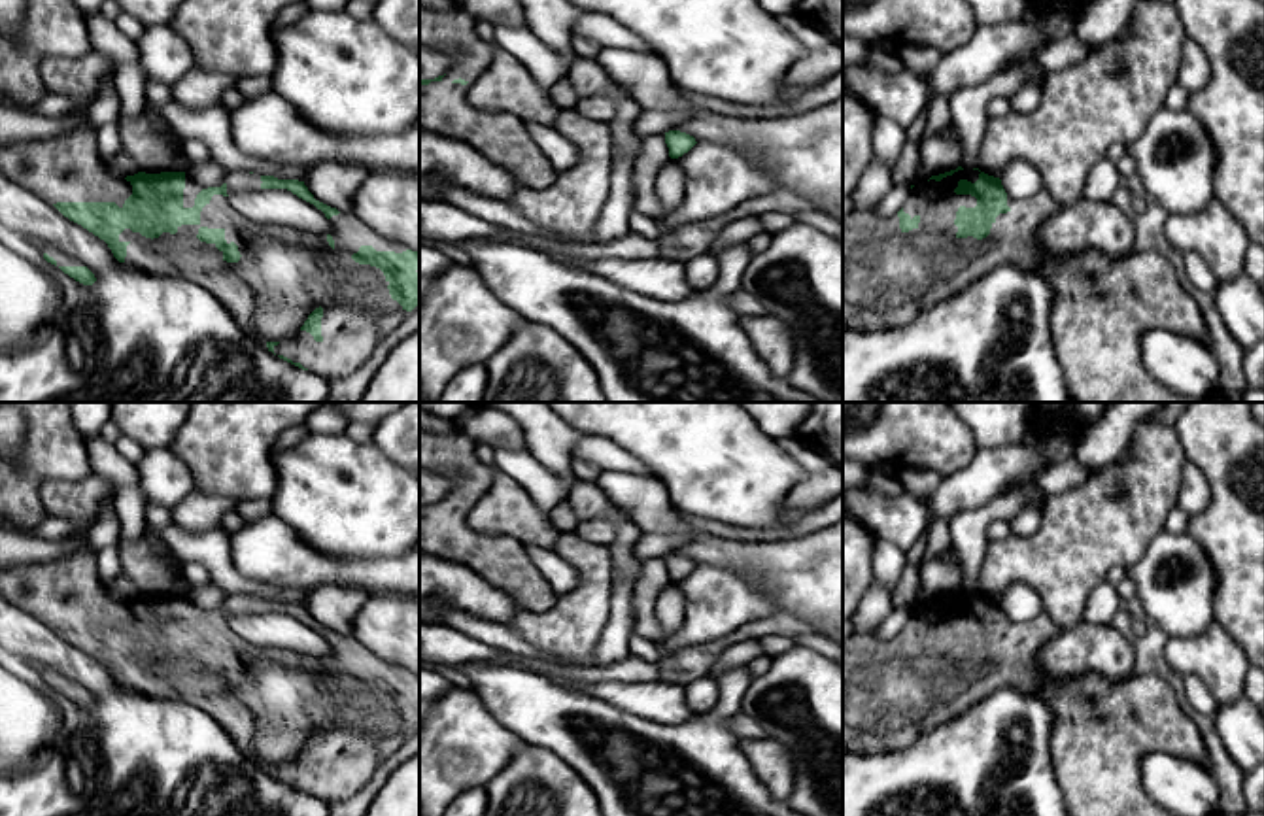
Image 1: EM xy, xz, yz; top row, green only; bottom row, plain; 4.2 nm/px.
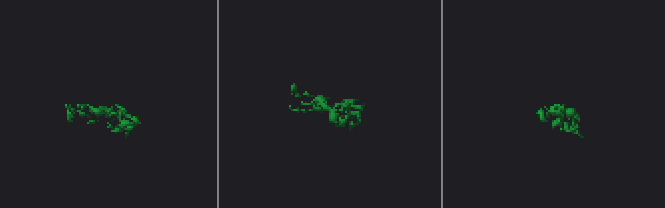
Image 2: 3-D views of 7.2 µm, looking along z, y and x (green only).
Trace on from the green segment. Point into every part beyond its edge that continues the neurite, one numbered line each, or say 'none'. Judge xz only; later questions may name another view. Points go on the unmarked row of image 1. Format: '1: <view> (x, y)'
1: xz (444, 531)

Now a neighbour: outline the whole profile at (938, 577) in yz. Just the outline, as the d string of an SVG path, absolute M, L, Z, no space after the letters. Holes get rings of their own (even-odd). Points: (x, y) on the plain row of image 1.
M935 557L922 563L920 586L931 599L939 599L962 589L962 570L954 561Z

